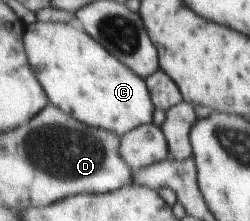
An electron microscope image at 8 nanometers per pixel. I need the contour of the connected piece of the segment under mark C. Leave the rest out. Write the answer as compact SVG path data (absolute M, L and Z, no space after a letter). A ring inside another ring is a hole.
M61 20L28 23L23 45L36 78L48 92L49 102L61 111L121 137L143 124L154 123L156 105L146 80L108 52L84 27Z

